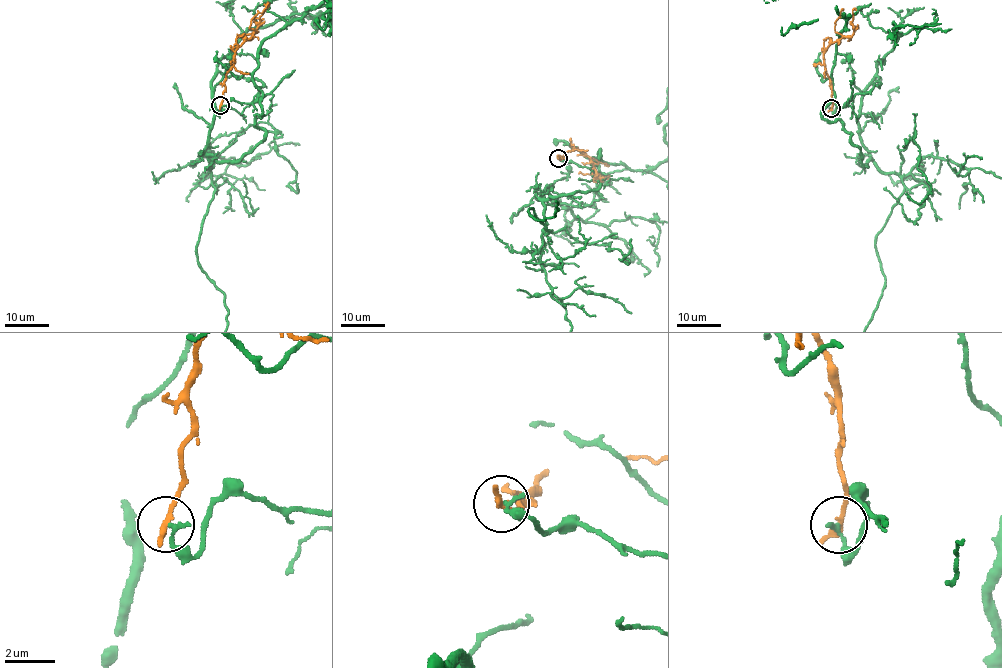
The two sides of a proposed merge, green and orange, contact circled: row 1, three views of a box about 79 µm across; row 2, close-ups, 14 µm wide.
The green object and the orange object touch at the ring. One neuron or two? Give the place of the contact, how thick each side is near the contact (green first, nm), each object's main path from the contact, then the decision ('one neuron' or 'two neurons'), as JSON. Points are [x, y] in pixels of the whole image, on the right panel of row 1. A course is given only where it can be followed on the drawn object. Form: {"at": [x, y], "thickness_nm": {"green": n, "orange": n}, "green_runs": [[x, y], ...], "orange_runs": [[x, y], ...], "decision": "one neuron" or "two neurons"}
{"at": [831, 108], "thickness_nm": {"green": 190, "orange": 280}, "green_runs": [[831, 108], [877, 77], [859, 135], [903, 186], [876, 236], [885, 288]], "orange_runs": [[831, 108], [831, 83], [823, 53], [838, 39], [852, 35], [853, 12], [856, 9]], "decision": "two neurons"}

